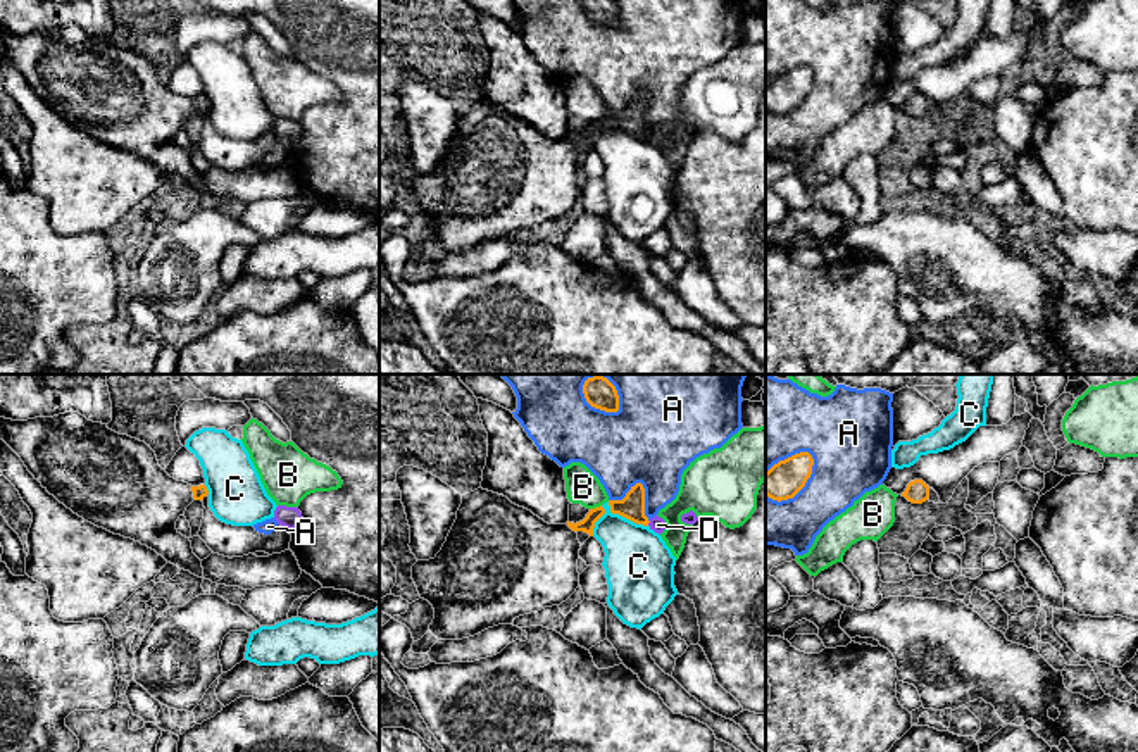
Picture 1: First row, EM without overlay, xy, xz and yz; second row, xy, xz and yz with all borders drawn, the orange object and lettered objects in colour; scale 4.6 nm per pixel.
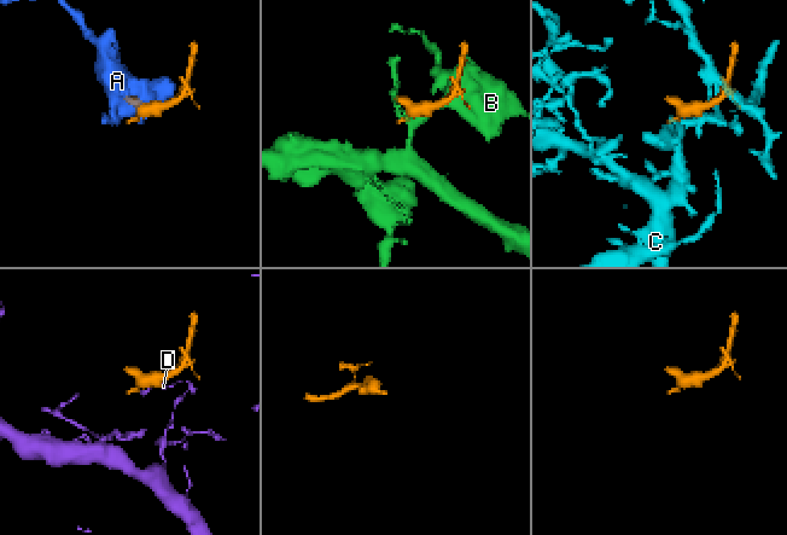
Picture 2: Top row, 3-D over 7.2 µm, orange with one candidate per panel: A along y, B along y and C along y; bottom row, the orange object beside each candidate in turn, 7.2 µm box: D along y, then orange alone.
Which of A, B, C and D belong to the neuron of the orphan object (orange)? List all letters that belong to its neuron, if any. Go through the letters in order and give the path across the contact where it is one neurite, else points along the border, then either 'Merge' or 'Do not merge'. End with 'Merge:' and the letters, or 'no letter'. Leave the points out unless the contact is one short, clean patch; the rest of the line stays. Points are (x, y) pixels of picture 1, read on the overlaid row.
A: Do not merge
B: Do not merge
C: Boundary: xz (607, 502), (612, 513), (647, 526). Do not merge
D: Boundary: xz (650, 521), (647, 525). Do not merge
Merge: no letter

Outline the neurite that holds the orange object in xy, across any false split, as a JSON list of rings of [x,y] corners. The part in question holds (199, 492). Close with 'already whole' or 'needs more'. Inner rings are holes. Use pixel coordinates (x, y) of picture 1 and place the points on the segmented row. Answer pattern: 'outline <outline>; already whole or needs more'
outline [[[74,410],[28,421],[0,417],[0,440],[21,457],[41,486],[74,514],[114,535],[140,542],[179,569],[203,578],[202,561],[193,554],[190,538],[176,530],[176,521],[193,500],[203,500],[209,490],[205,485],[191,486],[171,478],[145,442],[119,435]]]; needs more

